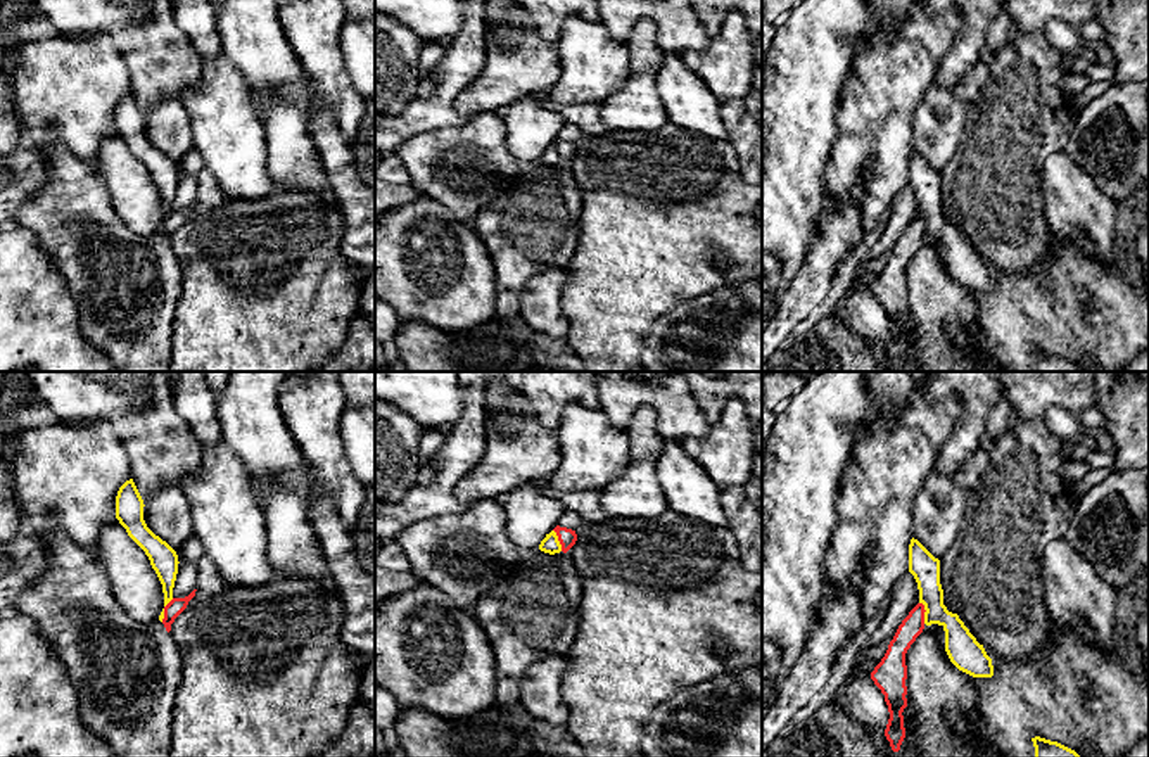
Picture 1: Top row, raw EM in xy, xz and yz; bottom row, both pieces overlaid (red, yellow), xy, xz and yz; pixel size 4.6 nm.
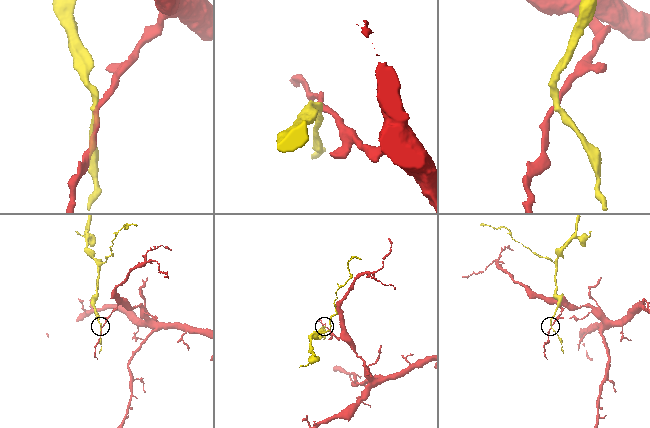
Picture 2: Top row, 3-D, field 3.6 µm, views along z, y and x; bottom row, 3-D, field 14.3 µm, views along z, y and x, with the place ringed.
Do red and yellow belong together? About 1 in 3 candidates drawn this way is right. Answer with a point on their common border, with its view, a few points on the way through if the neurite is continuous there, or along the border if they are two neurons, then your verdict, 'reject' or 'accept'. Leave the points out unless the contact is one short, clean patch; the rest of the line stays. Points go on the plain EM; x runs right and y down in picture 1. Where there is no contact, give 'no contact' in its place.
yz (925, 223) | along yz (920, 215), (925, 223), (925, 235) | reject

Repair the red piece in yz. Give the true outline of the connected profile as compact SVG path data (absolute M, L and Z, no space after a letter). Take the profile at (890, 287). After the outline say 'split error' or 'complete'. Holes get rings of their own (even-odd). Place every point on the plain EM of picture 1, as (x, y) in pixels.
M917 216L898 239L881 275L871 285L871 292L885 308L890 332L885 349L893 365L900 363L905 351L904 321L907 320L907 278L905 266L924 242L924 218Z; complete

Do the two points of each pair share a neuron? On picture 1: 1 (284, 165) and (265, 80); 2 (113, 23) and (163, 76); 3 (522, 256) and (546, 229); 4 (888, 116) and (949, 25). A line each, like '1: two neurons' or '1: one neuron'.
1: one neuron
2: one neuron
3: one neuron
4: one neuron

